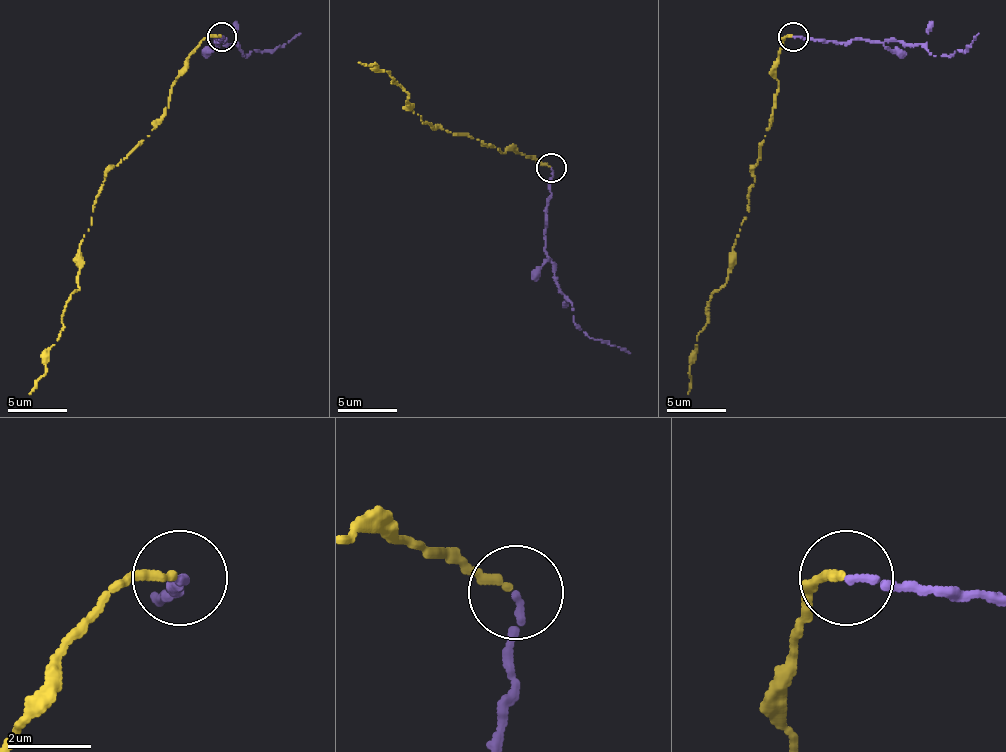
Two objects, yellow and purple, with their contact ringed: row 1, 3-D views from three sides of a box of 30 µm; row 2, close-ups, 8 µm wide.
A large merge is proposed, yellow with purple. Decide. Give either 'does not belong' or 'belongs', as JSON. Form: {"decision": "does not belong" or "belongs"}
{"decision": "belongs"}

